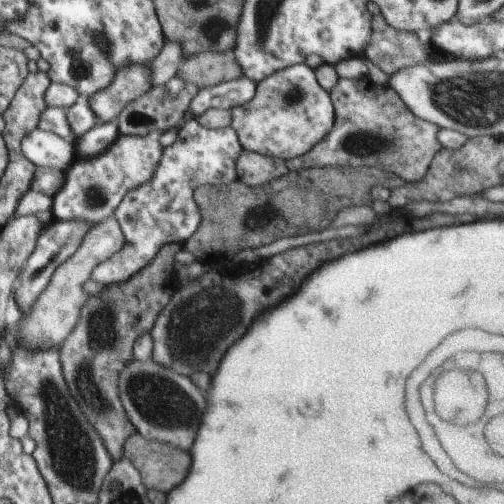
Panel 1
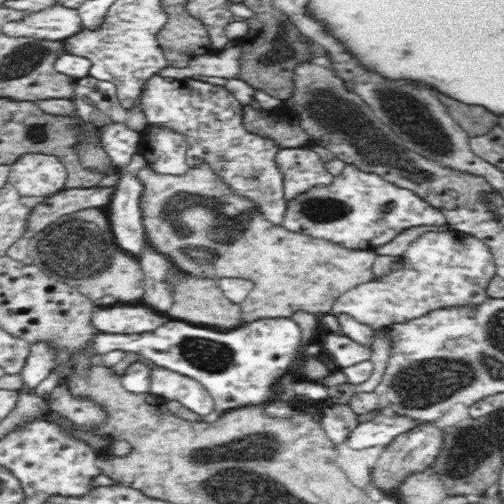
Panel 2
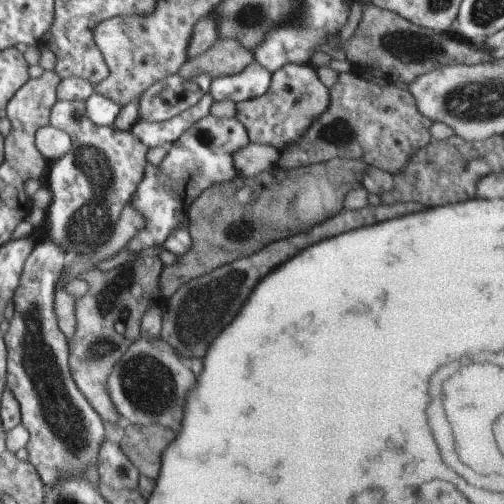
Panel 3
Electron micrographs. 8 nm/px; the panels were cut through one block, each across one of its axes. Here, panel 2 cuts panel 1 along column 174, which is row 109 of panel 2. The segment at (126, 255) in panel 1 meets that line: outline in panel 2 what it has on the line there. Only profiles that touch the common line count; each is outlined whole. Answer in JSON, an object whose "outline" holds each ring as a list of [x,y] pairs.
{"outline":[[[152,76],[144,94],[138,100],[138,108],[146,114],[146,122],[172,128],[188,140],[188,164],[210,164],[212,170],[232,186],[240,196],[252,200],[260,214],[268,222],[282,226],[286,206],[284,172],[276,162],[276,156],[284,146],[264,138],[260,134],[250,134],[244,128],[244,104],[236,100],[236,92],[228,84],[200,84],[192,80],[166,82],[162,76]]]}

